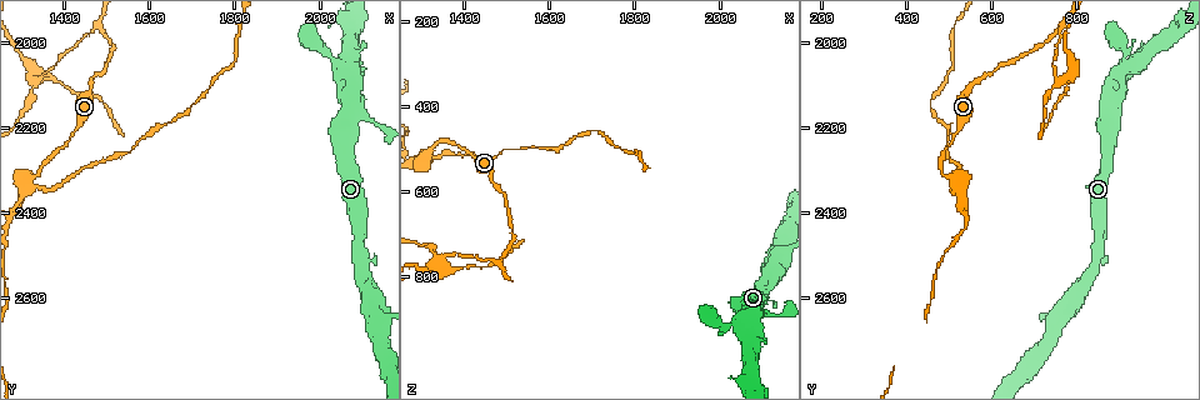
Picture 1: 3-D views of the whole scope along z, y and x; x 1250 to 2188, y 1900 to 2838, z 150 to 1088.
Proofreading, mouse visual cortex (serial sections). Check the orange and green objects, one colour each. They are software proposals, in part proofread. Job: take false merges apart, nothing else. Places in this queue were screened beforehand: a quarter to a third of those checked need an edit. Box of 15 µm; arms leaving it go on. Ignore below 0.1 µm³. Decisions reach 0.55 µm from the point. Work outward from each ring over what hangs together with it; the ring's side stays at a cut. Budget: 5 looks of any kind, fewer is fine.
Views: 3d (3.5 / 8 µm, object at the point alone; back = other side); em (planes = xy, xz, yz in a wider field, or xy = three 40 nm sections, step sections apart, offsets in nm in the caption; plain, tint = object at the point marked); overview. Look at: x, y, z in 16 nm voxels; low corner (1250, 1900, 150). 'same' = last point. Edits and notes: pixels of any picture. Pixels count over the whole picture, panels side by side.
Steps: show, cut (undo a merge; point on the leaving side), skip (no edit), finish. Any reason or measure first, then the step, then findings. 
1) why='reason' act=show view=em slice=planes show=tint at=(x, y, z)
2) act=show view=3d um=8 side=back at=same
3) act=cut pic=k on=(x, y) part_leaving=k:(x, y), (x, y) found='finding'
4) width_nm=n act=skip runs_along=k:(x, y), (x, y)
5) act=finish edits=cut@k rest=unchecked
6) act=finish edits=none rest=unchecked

why='abrupt turn' act=show view=3d um=3.5 at=(1485, 1970, 760)

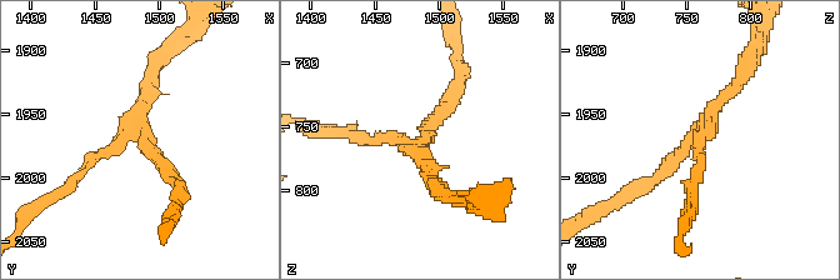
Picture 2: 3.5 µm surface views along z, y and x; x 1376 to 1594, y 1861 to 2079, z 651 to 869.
arms=3 arm_widths_nm=150,200,200 why='need the tissue' act=show view=em slice=planes show=tint at=(1484, 1964, 762)

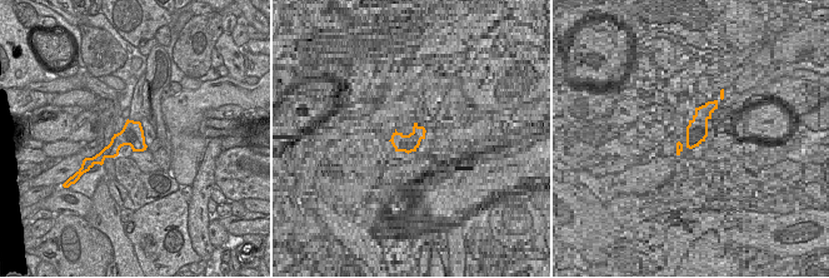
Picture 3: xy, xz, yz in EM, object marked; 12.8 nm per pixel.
act=show view=em slice=xy step=5 show=tint at=same

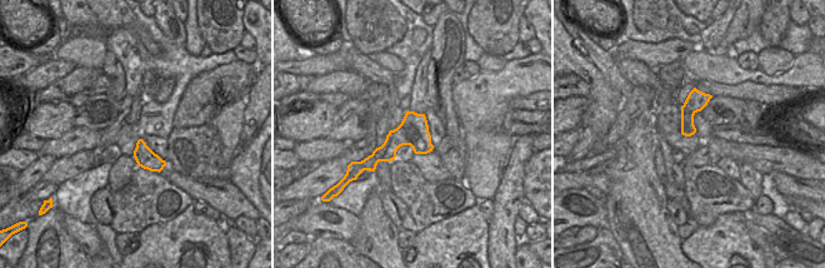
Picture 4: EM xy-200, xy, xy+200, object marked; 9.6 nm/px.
act=skip runs_along=2:(455, 90), (416, 148), (355, 135) found='one cell here'

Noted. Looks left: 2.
why='abrupt turn' act=show view=3d um=3.5 at=(1335, 2080, 785)

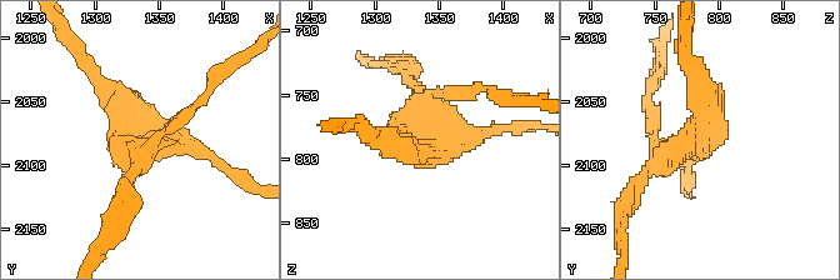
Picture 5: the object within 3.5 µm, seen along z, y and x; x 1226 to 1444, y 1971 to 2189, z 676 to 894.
why='now the EM' act=show view=em slice=xy step=1 show=tint at=(1342, 2082, 786)

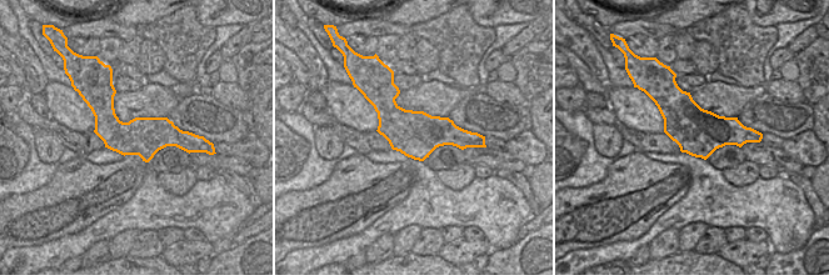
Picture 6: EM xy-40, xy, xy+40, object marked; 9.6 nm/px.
act=cut pic=5 on=(696, 133) part_leaving=5:(656, 149), (710, 134), (708, 99) found='a second cell is stuck on'

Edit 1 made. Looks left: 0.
act=finish edits=cut@5 rest=unchecked

